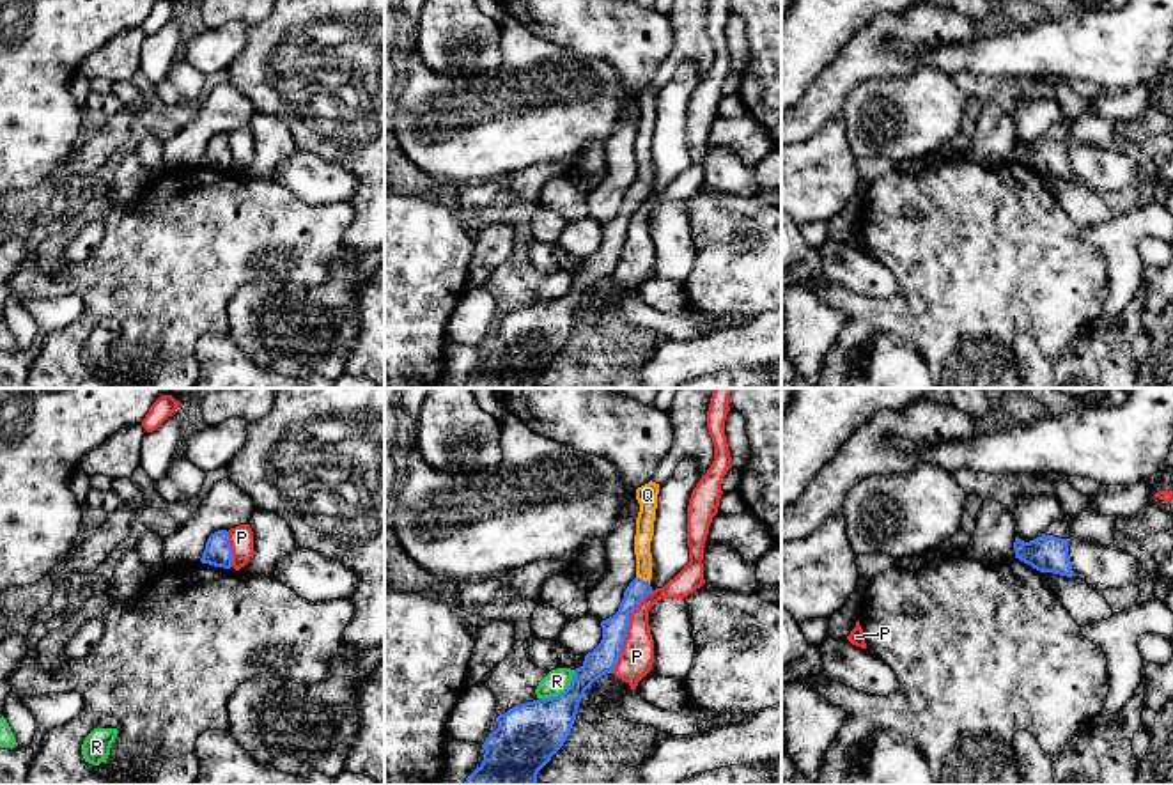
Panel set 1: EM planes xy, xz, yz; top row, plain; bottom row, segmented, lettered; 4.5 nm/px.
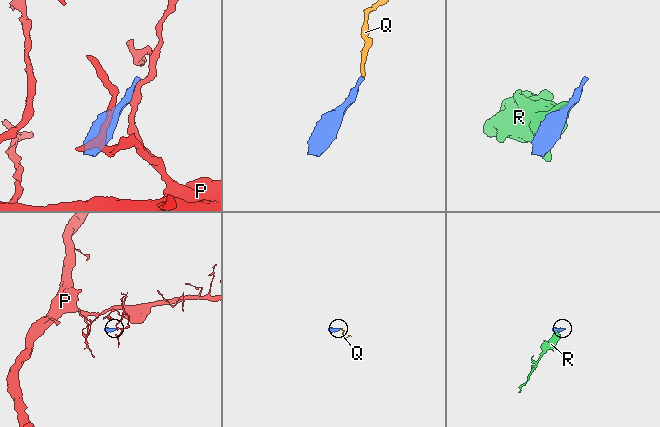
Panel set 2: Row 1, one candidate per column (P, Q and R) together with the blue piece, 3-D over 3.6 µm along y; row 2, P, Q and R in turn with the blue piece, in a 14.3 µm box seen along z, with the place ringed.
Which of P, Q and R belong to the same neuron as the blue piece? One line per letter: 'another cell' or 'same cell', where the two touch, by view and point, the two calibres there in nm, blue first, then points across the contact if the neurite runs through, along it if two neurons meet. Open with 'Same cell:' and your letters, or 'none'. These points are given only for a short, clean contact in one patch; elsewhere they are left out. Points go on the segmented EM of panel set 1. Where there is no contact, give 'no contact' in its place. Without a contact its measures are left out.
Same cell: Q
P: another cell; contact xz (626, 631); calibres 120 and 150 nm; border xz (652, 590), (629, 615), (628, 635), (612, 672)
Q: same cell; contact xz (642, 580); calibres 110 and 80 nm; way xz (615, 628), (642, 580), (644, 525)
R: another cell; contact xz (562, 693); calibres 280 and 110 nm

